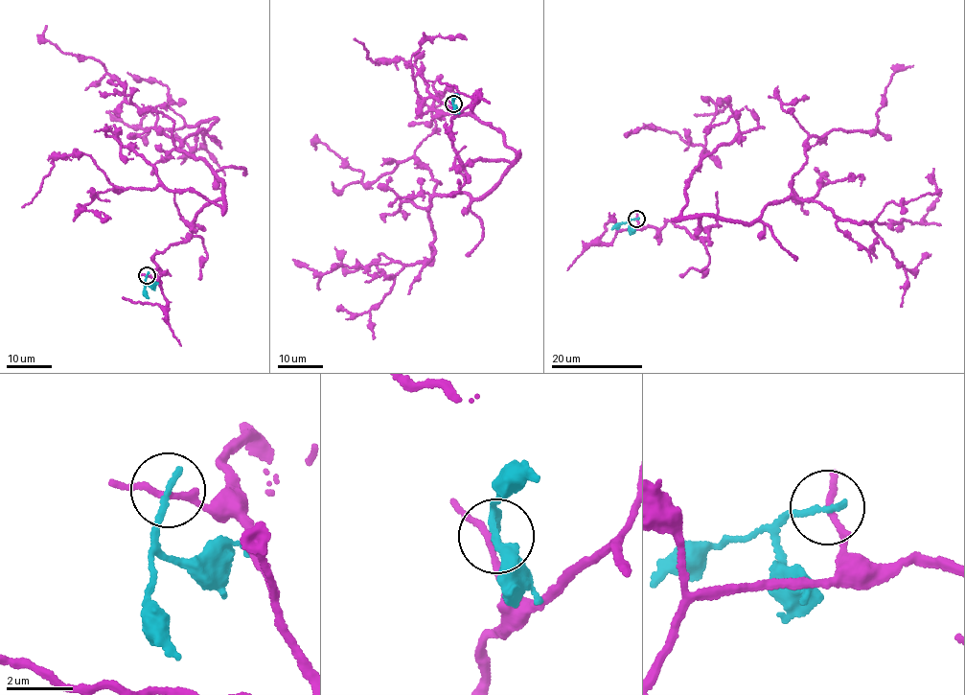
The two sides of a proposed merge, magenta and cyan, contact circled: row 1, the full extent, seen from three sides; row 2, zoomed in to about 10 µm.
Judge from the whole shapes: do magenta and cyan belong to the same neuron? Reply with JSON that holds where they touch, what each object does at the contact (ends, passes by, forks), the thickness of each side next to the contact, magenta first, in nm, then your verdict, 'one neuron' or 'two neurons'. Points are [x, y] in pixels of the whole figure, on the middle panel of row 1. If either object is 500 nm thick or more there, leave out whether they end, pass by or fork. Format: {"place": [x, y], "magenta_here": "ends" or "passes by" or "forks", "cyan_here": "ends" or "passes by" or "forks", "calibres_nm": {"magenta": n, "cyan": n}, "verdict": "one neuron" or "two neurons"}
{"place": [453, 104], "magenta_here": "passes by", "cyan_here": "ends", "calibres_nm": {"magenta": 170, "cyan": 200}, "verdict": "two neurons"}

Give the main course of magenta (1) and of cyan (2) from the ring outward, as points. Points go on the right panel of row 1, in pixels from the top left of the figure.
1: (636, 219), (696, 238), (695, 216), (750, 222), (791, 195), (807, 139), (874, 129), (893, 74), (913, 65)
2: (636, 219), (611, 229)

